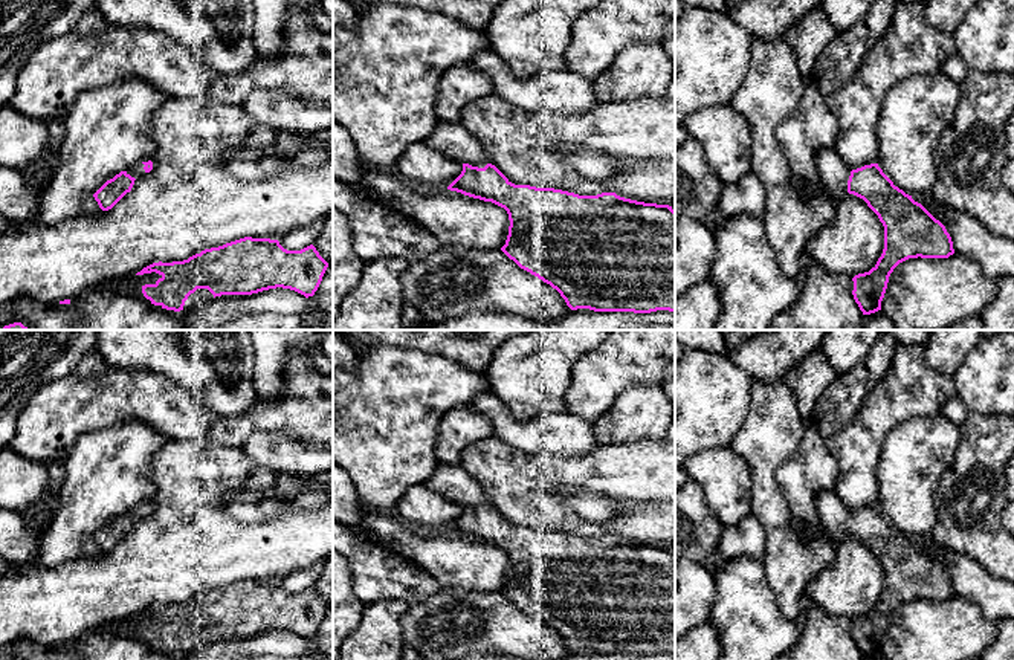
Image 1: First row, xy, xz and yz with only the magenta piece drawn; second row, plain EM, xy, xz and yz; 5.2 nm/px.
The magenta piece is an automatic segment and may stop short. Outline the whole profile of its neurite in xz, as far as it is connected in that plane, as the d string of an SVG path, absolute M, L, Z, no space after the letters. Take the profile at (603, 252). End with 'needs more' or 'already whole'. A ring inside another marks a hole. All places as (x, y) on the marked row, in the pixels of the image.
M438 122L423 142L463 163L461 174L447 189L492 202L507 211L510 226L501 251L521 269L556 289L571 310L634 313L669 310L675 313L675 211L672 206L637 202L615 192L579 196L554 188L515 185L487 162L480 141L463 124Z | needs more

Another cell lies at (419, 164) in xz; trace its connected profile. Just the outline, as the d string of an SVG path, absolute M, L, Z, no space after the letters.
M423 141L409 144L397 159L397 165L408 182L431 189L447 189L463 171L461 162L444 156Z

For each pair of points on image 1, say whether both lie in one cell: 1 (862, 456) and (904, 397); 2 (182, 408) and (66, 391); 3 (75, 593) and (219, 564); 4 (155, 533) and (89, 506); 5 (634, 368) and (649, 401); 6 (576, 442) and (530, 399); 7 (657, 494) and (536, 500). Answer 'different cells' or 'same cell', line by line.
1: same cell
2: same cell
3: same cell
4: different cells
5: different cells
6: different cells
7: same cell

